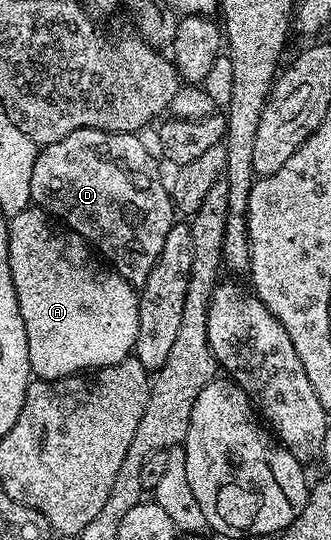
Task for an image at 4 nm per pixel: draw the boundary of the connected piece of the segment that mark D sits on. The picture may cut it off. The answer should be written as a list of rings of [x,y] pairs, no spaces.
[[[76,130],[39,151],[30,183],[30,199],[37,207],[83,236],[109,267],[135,286],[152,274],[164,238],[176,223],[171,189],[158,173],[155,153],[146,149],[142,138],[132,132]]]

